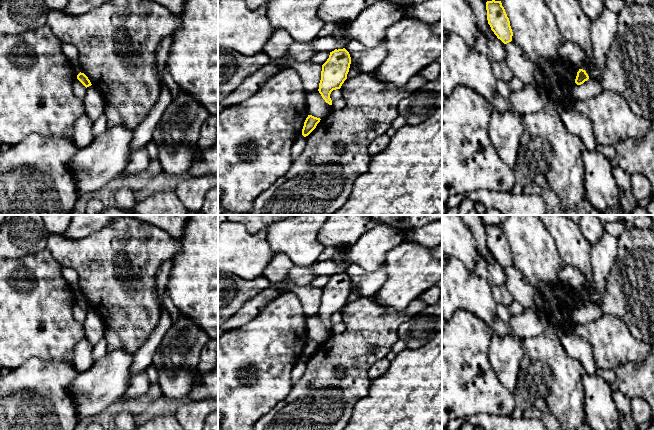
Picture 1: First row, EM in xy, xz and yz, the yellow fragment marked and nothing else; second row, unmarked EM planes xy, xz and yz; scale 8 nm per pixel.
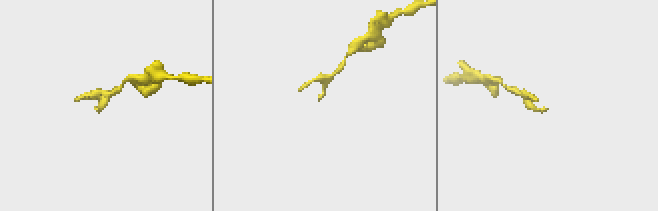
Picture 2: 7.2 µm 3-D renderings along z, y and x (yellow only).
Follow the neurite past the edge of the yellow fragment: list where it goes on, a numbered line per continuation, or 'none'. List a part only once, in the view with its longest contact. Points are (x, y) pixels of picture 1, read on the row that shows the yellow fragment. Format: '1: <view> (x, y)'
none

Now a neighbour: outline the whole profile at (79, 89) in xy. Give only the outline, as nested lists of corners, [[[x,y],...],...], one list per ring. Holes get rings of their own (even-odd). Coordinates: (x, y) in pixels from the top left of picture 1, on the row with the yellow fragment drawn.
[[[77,78],[73,83],[73,92],[80,100],[83,100],[86,95],[86,87]]]

